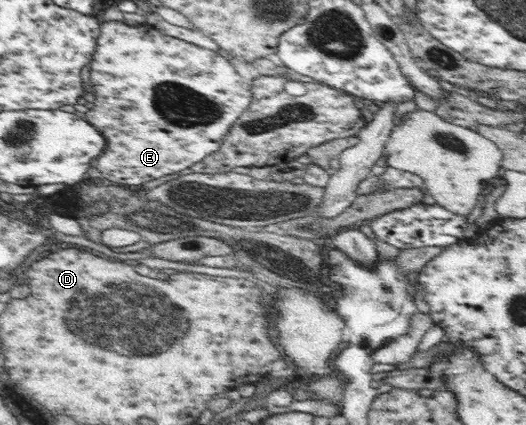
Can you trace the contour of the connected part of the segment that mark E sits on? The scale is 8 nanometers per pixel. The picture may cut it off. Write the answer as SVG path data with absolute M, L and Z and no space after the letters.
M108 21L101 24L96 50L90 61L90 80L95 91L94 107L92 108L94 114L90 114L92 116L91 123L102 132L104 132L104 128L108 128L108 132L103 134L107 142L104 150L92 164L94 164L94 168L98 168L101 172L101 176L106 183L122 185L127 188L137 189L140 185L150 182L154 178L162 178L162 176L174 174L174 172L178 173L185 168L194 166L196 162L200 162L206 156L211 155L212 152L216 152L220 148L224 136L230 132L230 128L240 118L240 114L253 101L252 92L250 91L251 83L240 76L234 69L232 62L220 55L218 51L196 46L196 44L180 40L180 38L166 36L146 22L136 26L128 25L124 21Z

